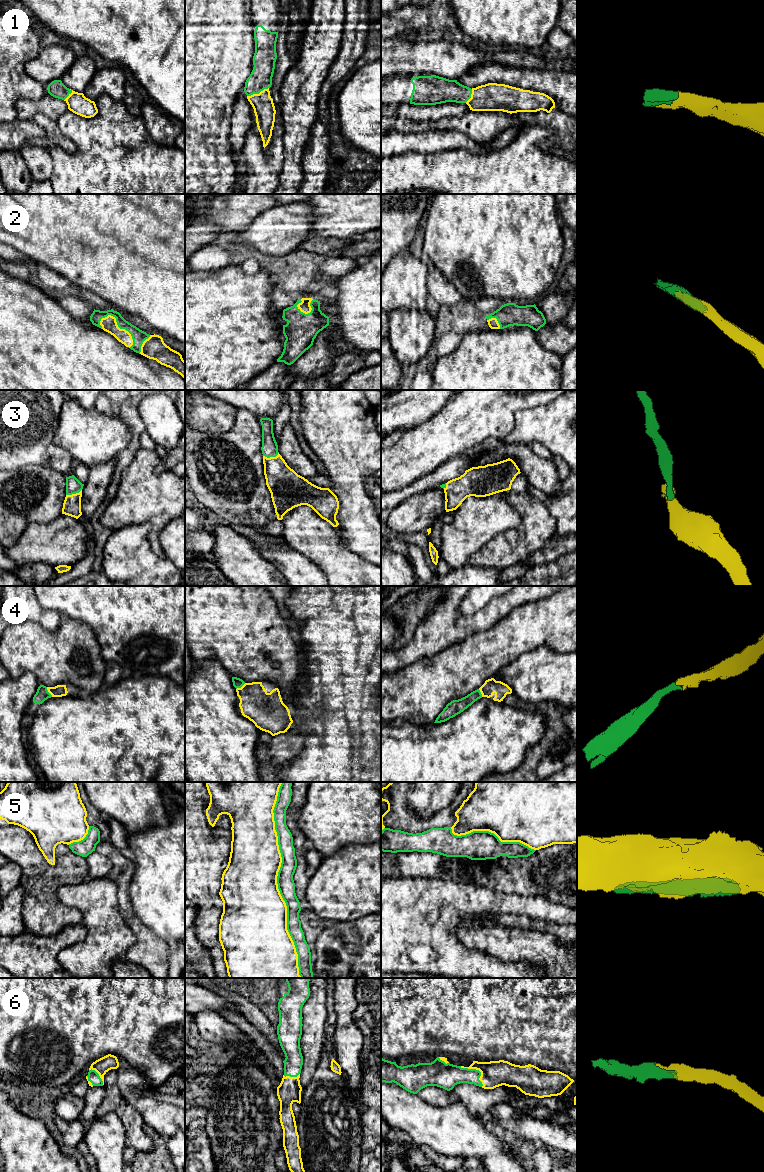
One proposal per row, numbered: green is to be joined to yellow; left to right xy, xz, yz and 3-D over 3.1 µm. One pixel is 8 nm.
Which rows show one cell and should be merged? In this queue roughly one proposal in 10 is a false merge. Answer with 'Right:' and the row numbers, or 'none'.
Right: 1, 2, 3, 4, 6

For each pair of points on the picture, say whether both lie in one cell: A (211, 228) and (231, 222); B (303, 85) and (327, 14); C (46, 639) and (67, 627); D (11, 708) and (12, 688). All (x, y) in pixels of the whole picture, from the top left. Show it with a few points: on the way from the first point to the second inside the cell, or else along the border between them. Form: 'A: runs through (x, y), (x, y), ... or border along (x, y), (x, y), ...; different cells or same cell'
A: border along (209, 204), (205, 216), (224, 230); different cells
B: runs through (312, 67), (324, 32); same cell
C: runs through (51, 639), (55, 639), (62, 632); same cell
D: runs through (11, 703), (12, 693); same cell

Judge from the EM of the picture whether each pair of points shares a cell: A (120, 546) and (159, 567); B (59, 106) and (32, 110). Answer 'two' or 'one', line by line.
A: one
B: one

